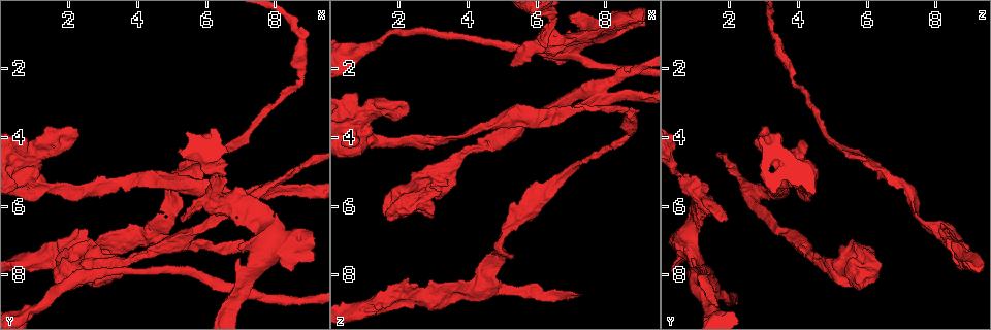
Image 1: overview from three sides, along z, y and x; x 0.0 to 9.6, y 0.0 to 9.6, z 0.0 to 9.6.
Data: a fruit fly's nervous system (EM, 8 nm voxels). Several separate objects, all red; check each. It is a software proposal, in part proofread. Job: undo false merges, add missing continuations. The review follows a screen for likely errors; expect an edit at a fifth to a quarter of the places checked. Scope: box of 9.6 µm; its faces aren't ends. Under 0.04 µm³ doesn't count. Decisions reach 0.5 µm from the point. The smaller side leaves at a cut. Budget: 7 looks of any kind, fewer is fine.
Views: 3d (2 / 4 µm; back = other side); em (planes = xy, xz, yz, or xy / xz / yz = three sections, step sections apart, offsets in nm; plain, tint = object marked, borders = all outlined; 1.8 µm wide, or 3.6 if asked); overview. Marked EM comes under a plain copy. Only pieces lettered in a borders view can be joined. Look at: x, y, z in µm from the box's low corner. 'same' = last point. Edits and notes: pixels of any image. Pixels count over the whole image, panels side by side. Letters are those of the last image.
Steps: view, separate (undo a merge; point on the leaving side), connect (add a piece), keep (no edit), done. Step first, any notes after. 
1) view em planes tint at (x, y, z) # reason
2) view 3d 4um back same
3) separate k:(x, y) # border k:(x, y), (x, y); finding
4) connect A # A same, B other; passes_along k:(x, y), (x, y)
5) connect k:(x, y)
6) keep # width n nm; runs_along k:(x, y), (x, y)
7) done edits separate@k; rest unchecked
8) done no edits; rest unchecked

view 3d 2um at (4.70, 6.15, 7.30) # closes a loop

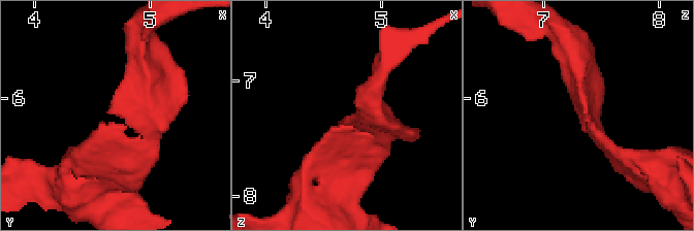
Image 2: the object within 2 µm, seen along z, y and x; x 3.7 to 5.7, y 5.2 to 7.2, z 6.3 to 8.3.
view em xy step 16 tint at (4.70, 6.08, 7.30) # need the tissue

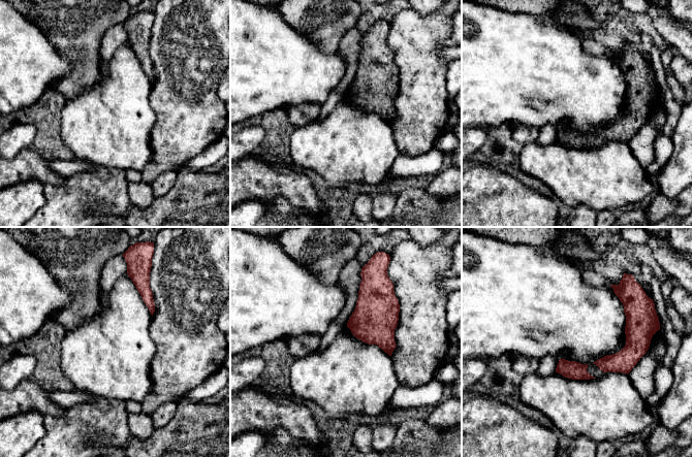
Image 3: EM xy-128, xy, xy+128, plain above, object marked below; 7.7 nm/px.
view em planes borders same

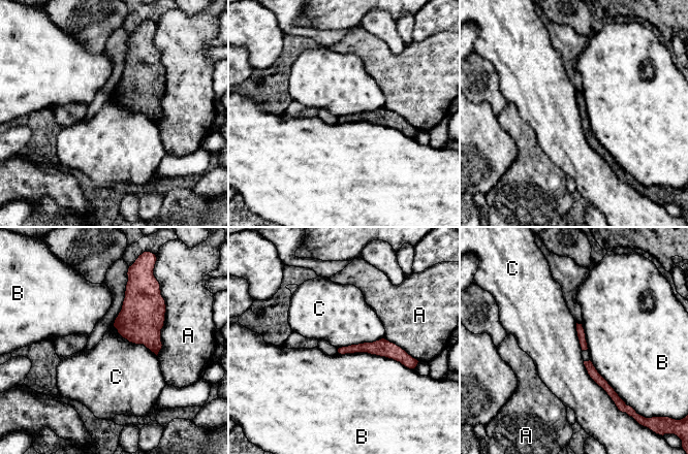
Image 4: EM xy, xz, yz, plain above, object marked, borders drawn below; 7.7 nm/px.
keep # width 60 nm; A other, B other, C other; runs_along 4:(341, 350), (384, 348), (404, 358); continuous, no second neuron

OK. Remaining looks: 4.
view 3d 4um at (7.55, 5.65, 2.85) # four-way junction

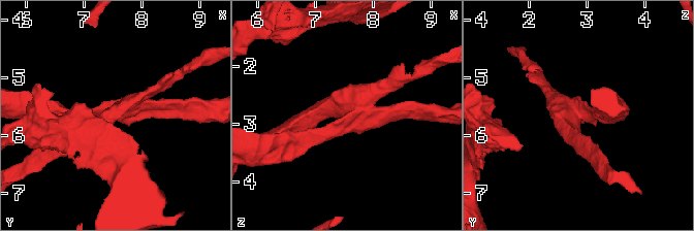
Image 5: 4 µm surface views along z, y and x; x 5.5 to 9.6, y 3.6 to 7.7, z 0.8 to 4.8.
view em planes tint at (7.55, 5.60, 2.95) # shape alone is not enough

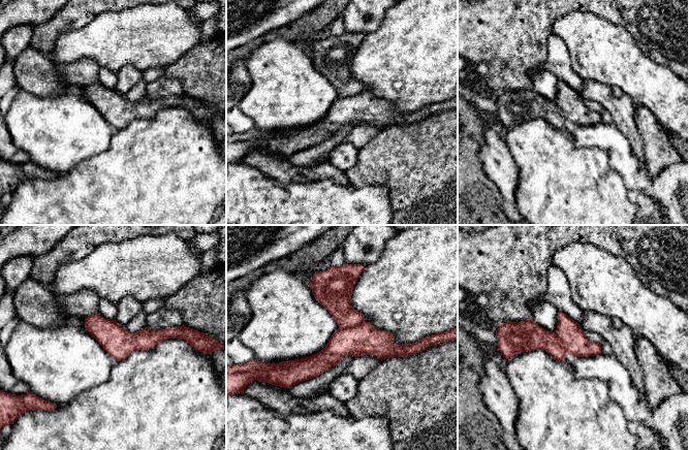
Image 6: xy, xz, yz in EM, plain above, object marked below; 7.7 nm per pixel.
view em planes borders same # see the neighbours

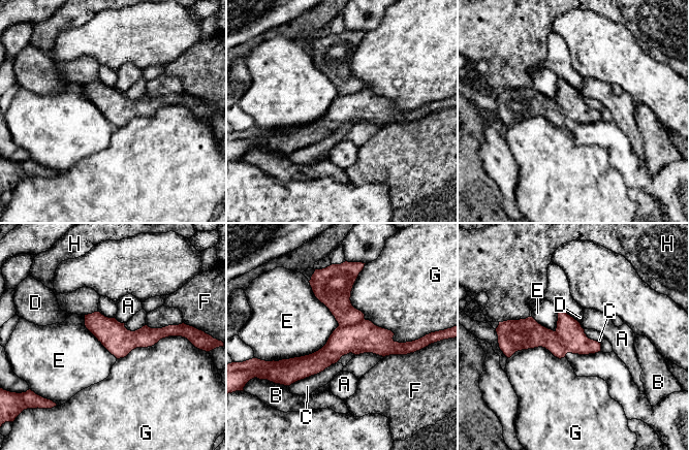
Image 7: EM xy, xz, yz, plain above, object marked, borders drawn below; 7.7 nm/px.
keep # A other, B other, C other, D other, E other, F other, G other, H other; runs_along 7:(337, 277), (343, 336), (294, 378); continuous, no second neuron

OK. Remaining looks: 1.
done no edits; rest unchecked

